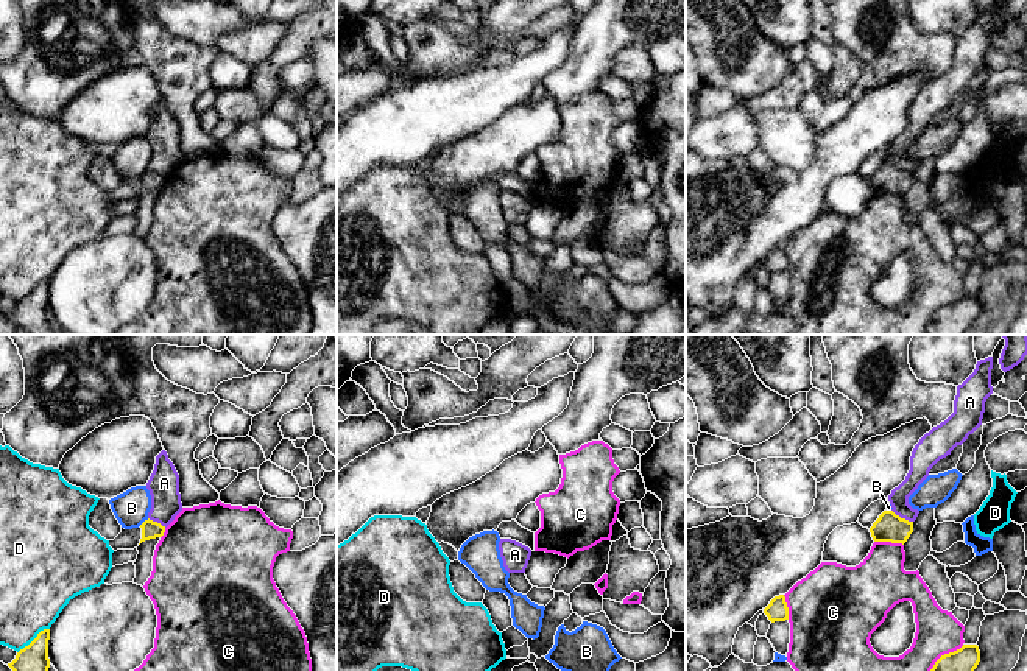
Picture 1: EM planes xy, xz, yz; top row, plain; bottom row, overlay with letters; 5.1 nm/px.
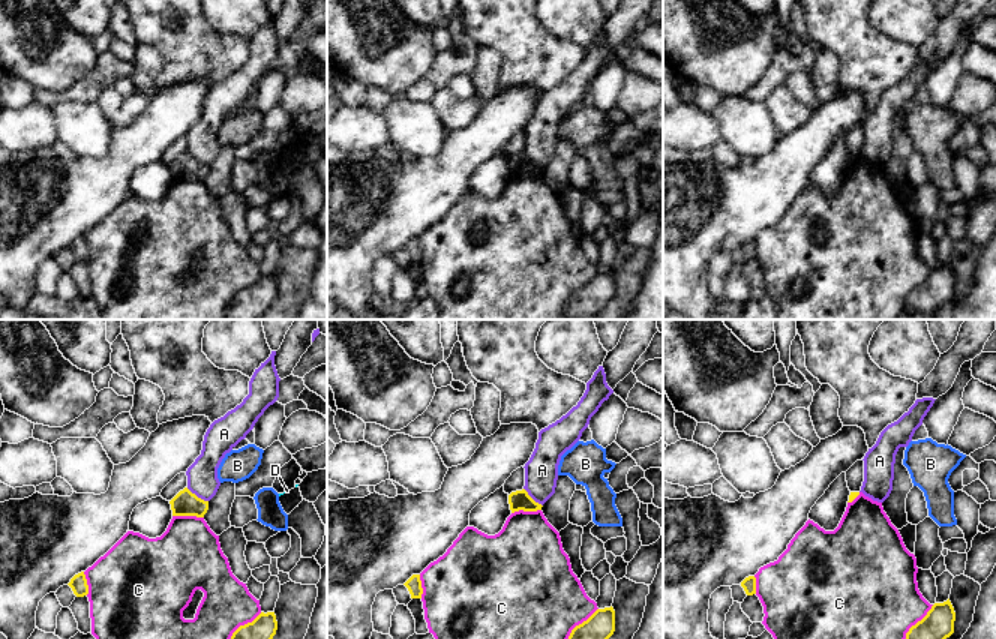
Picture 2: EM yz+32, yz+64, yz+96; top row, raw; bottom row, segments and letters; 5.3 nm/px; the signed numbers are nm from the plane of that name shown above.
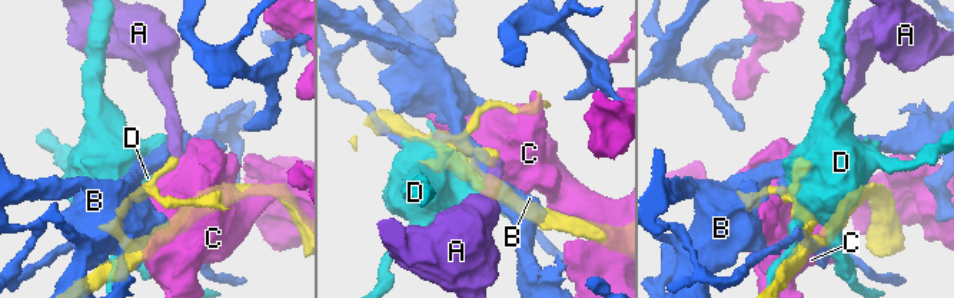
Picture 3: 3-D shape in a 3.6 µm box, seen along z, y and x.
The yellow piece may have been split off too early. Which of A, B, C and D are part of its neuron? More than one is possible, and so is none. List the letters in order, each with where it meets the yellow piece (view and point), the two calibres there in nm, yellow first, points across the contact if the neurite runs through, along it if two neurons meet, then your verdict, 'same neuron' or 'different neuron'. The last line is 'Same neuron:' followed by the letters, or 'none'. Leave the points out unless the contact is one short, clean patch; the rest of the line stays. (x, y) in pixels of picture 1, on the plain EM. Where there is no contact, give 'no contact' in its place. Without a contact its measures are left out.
A: yz (903, 170) | 150/100 nm | along yz (892, 161), (912, 173) | different neuron
B: xy (145, 172) | 100/180 nm | different neuron
C: yz (889, 192) | 150/280 nm | different neuron
D: xy (35, 290) | 170/360 nm | different neuron
Same neuron: none

